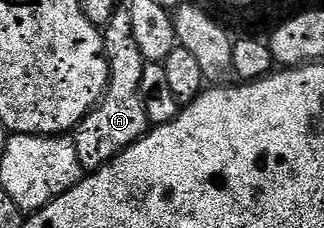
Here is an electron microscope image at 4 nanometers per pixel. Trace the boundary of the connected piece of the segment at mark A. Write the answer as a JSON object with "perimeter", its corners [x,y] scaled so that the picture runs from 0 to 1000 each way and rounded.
{"perimeter":[[[373,123],[349,154],[333,154],[330,232],[343,329],[336,382],[324,390],[309,456],[256,518],[219,588],[250,741],[265,759],[287,759],[324,728],[355,680],[373,675],[404,632],[423,623],[466,561],[435,434],[435,355],[451,268],[429,228],[429,193],[417,193],[395,127]]]}

